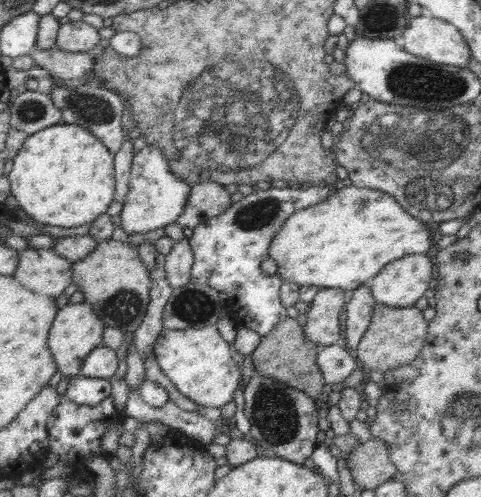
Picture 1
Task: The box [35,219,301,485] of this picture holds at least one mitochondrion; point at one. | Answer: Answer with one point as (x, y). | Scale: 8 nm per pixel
(193, 305)

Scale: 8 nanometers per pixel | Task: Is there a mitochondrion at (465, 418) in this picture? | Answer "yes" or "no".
yes

